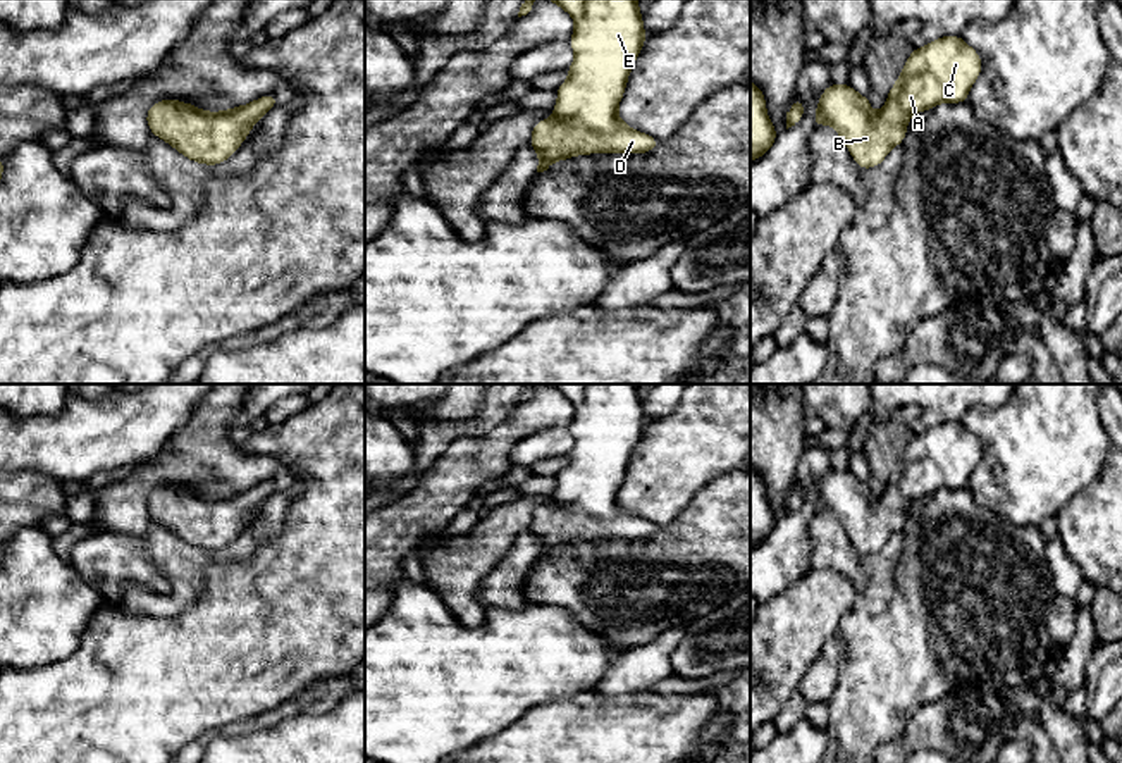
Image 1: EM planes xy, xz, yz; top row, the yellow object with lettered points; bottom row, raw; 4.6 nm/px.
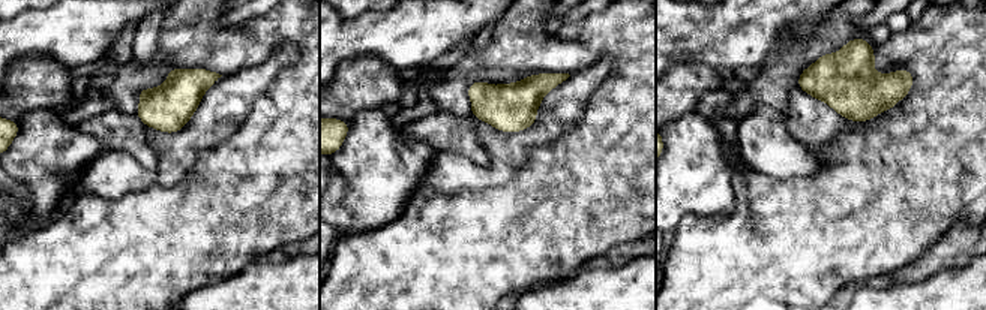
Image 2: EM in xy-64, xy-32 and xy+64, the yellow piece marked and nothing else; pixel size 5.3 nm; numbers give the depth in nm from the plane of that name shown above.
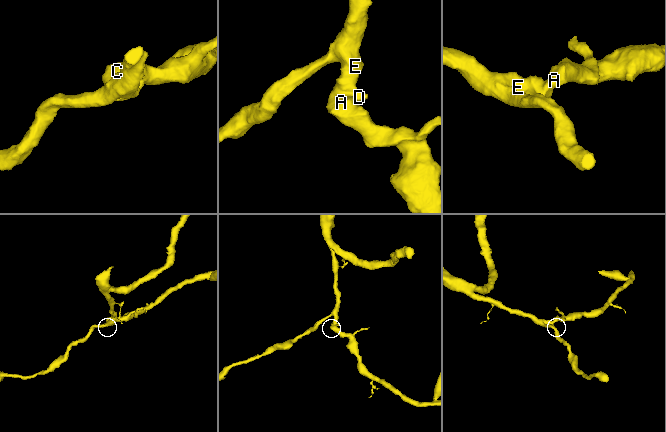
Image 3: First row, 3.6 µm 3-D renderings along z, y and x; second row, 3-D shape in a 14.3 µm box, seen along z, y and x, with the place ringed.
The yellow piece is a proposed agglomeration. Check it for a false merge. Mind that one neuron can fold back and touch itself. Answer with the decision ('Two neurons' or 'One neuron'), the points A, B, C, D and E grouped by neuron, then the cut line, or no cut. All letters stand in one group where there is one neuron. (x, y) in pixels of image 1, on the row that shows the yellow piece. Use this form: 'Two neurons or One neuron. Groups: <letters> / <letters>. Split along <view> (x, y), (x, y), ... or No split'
One neuron. Groups: A B C D E. No split

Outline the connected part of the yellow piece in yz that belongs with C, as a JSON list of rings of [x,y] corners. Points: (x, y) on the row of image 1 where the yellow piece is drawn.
[[[962,36],[936,38],[912,50],[878,114],[871,110],[869,96],[859,95],[848,83],[831,83],[819,96],[814,127],[831,124],[862,171],[878,167],[893,146],[903,143],[907,124],[914,114],[931,110],[938,103],[967,102],[981,71],[979,53]]]

